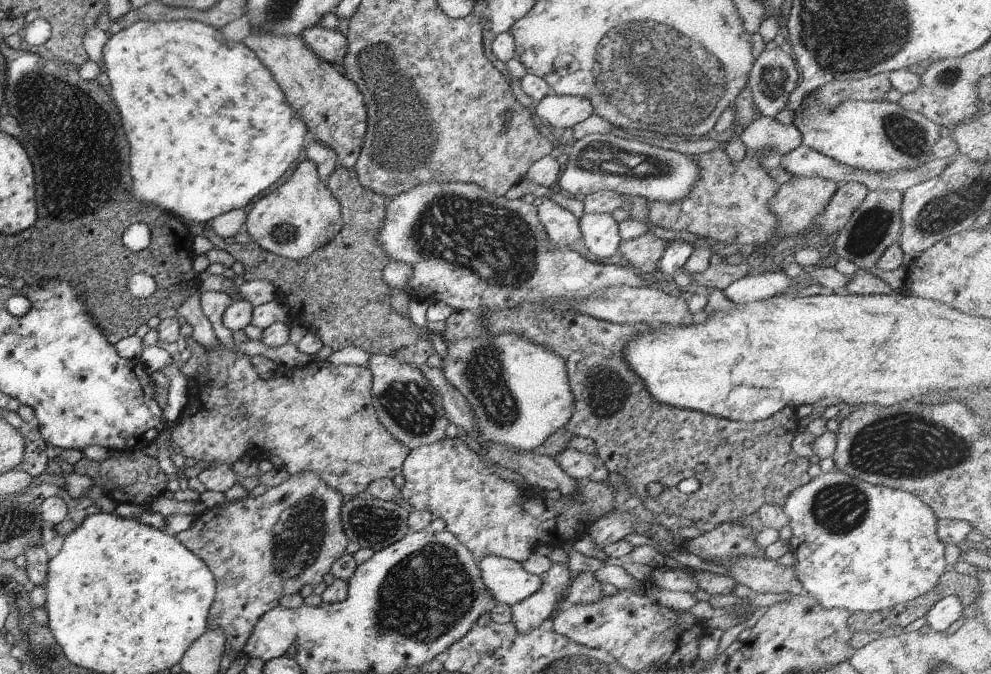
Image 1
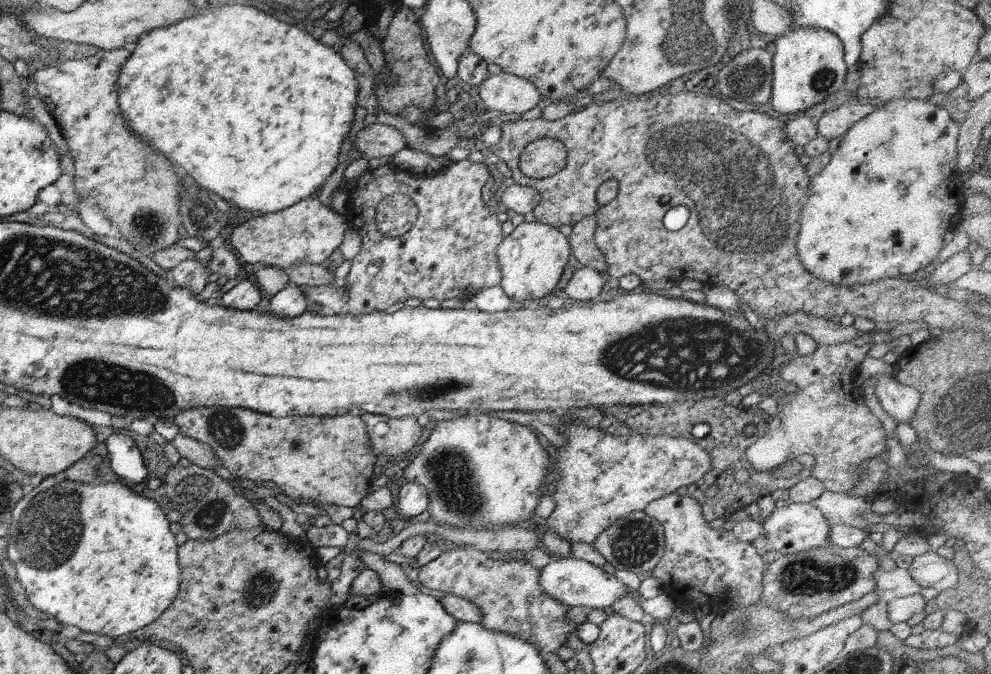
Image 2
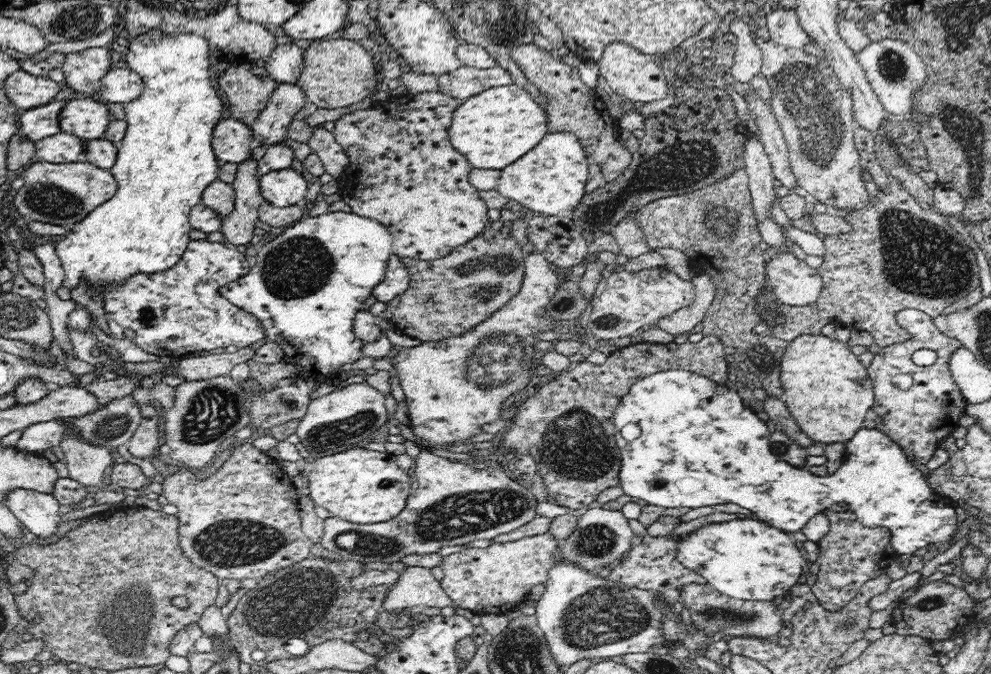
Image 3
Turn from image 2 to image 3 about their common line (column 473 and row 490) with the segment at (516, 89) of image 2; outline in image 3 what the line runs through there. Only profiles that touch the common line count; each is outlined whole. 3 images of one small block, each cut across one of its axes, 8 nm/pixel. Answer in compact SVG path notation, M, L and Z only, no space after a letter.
M72 433L59 446L64 452L70 479L85 486L89 493L103 485L106 468L113 464L111 450L82 443Z

